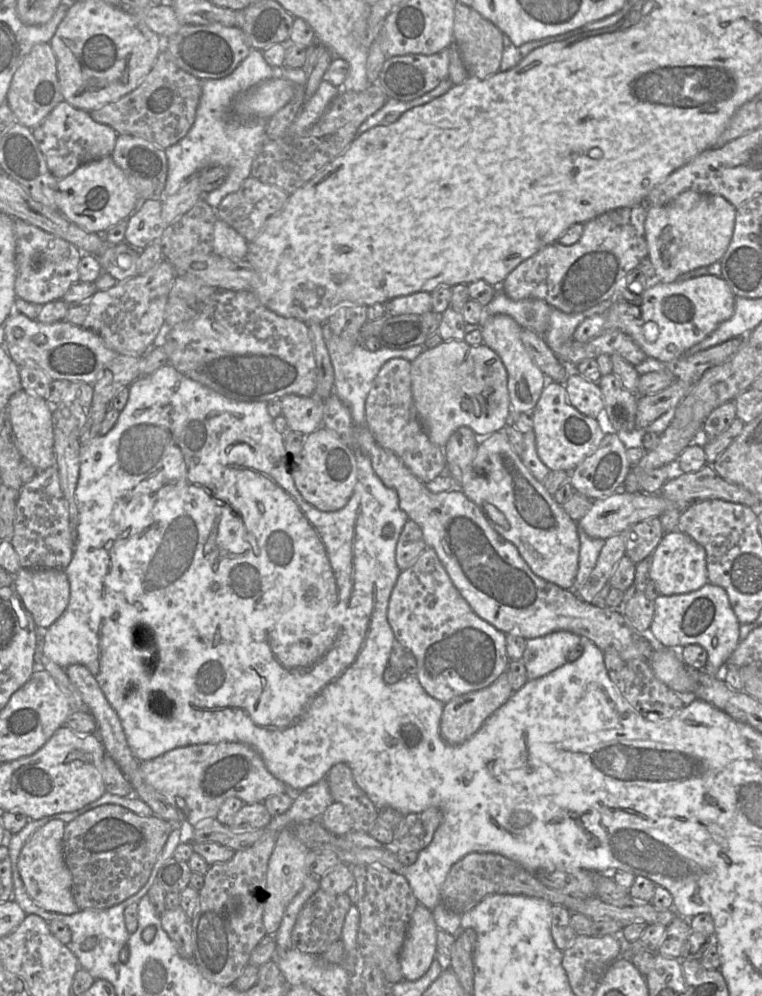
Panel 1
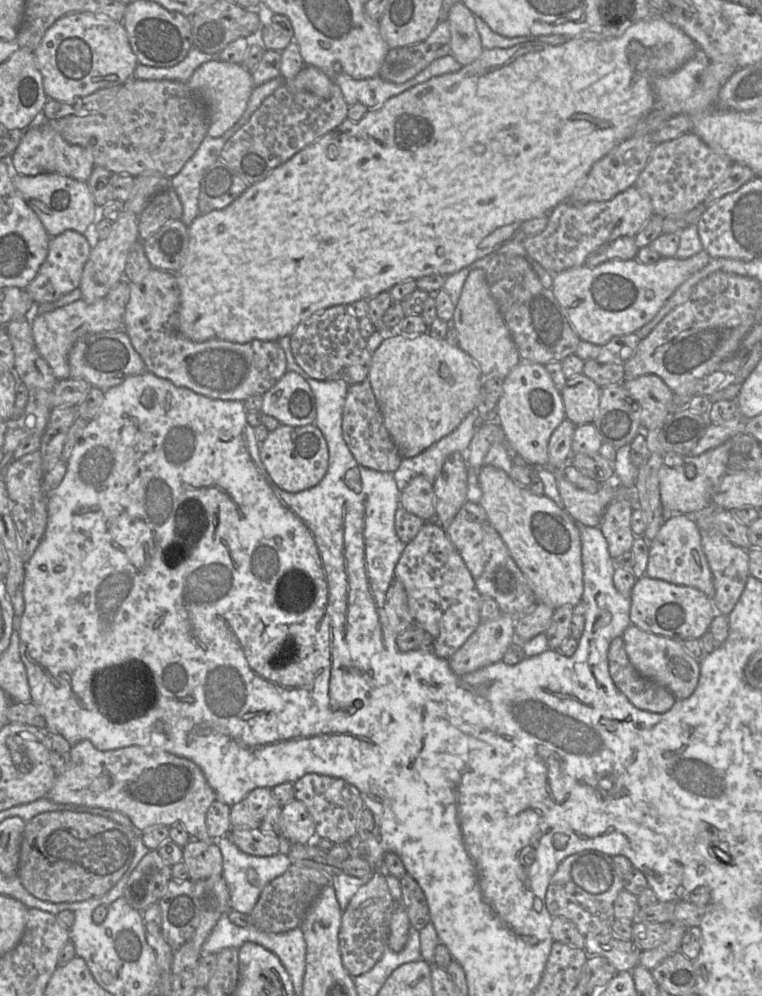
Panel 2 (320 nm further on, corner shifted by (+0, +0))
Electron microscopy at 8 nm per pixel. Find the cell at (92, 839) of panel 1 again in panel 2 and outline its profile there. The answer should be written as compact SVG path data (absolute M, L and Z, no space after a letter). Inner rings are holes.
M62 810L38 814L26 823L23 831L17 877L30 894L50 903L80 902L101 897L116 885L130 866L138 835L133 828L88 812Z

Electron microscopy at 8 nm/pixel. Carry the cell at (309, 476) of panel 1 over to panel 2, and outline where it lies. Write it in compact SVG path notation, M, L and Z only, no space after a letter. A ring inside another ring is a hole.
M314 423L305 426L280 424L259 443L259 455L275 484L289 493L298 493L316 486L324 478L329 467L326 439Z

